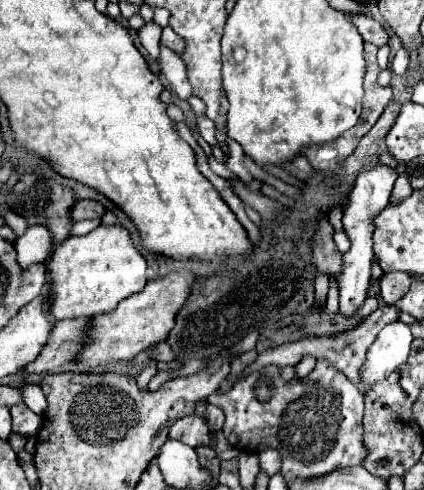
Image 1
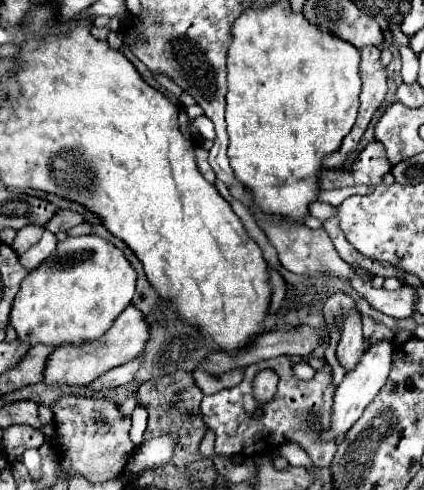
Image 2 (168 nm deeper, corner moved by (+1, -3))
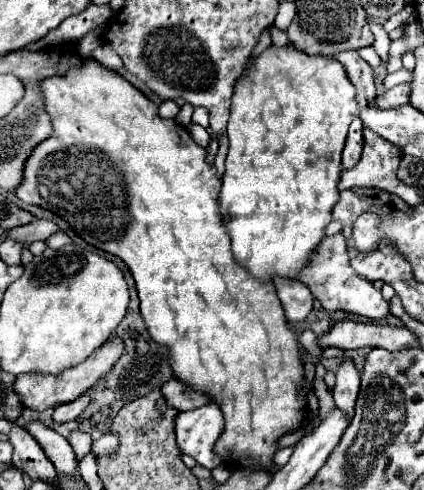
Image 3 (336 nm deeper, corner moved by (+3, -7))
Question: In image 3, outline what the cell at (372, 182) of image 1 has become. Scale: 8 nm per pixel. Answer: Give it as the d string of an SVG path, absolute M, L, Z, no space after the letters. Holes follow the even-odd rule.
M345 357L335 375L337 375L337 383L333 387L335 405L341 407L349 417L353 417L355 399L359 395L359 385L361 385L361 373L357 371L355 361L351 357Z

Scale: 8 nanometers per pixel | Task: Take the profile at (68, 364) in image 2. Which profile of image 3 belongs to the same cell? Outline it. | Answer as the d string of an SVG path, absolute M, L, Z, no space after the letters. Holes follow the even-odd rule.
M113 335L97 351L93 351L93 355L89 355L77 367L73 367L69 371L63 371L61 375L17 375L15 391L23 397L21 403L25 407L31 407L31 409L37 409L37 411L45 411L49 407L69 403L69 401L77 399L79 395L83 395L87 389L91 389L103 375L107 375L107 371L113 369L117 359L123 355L123 347L125 347L125 343L121 341L121 337Z

